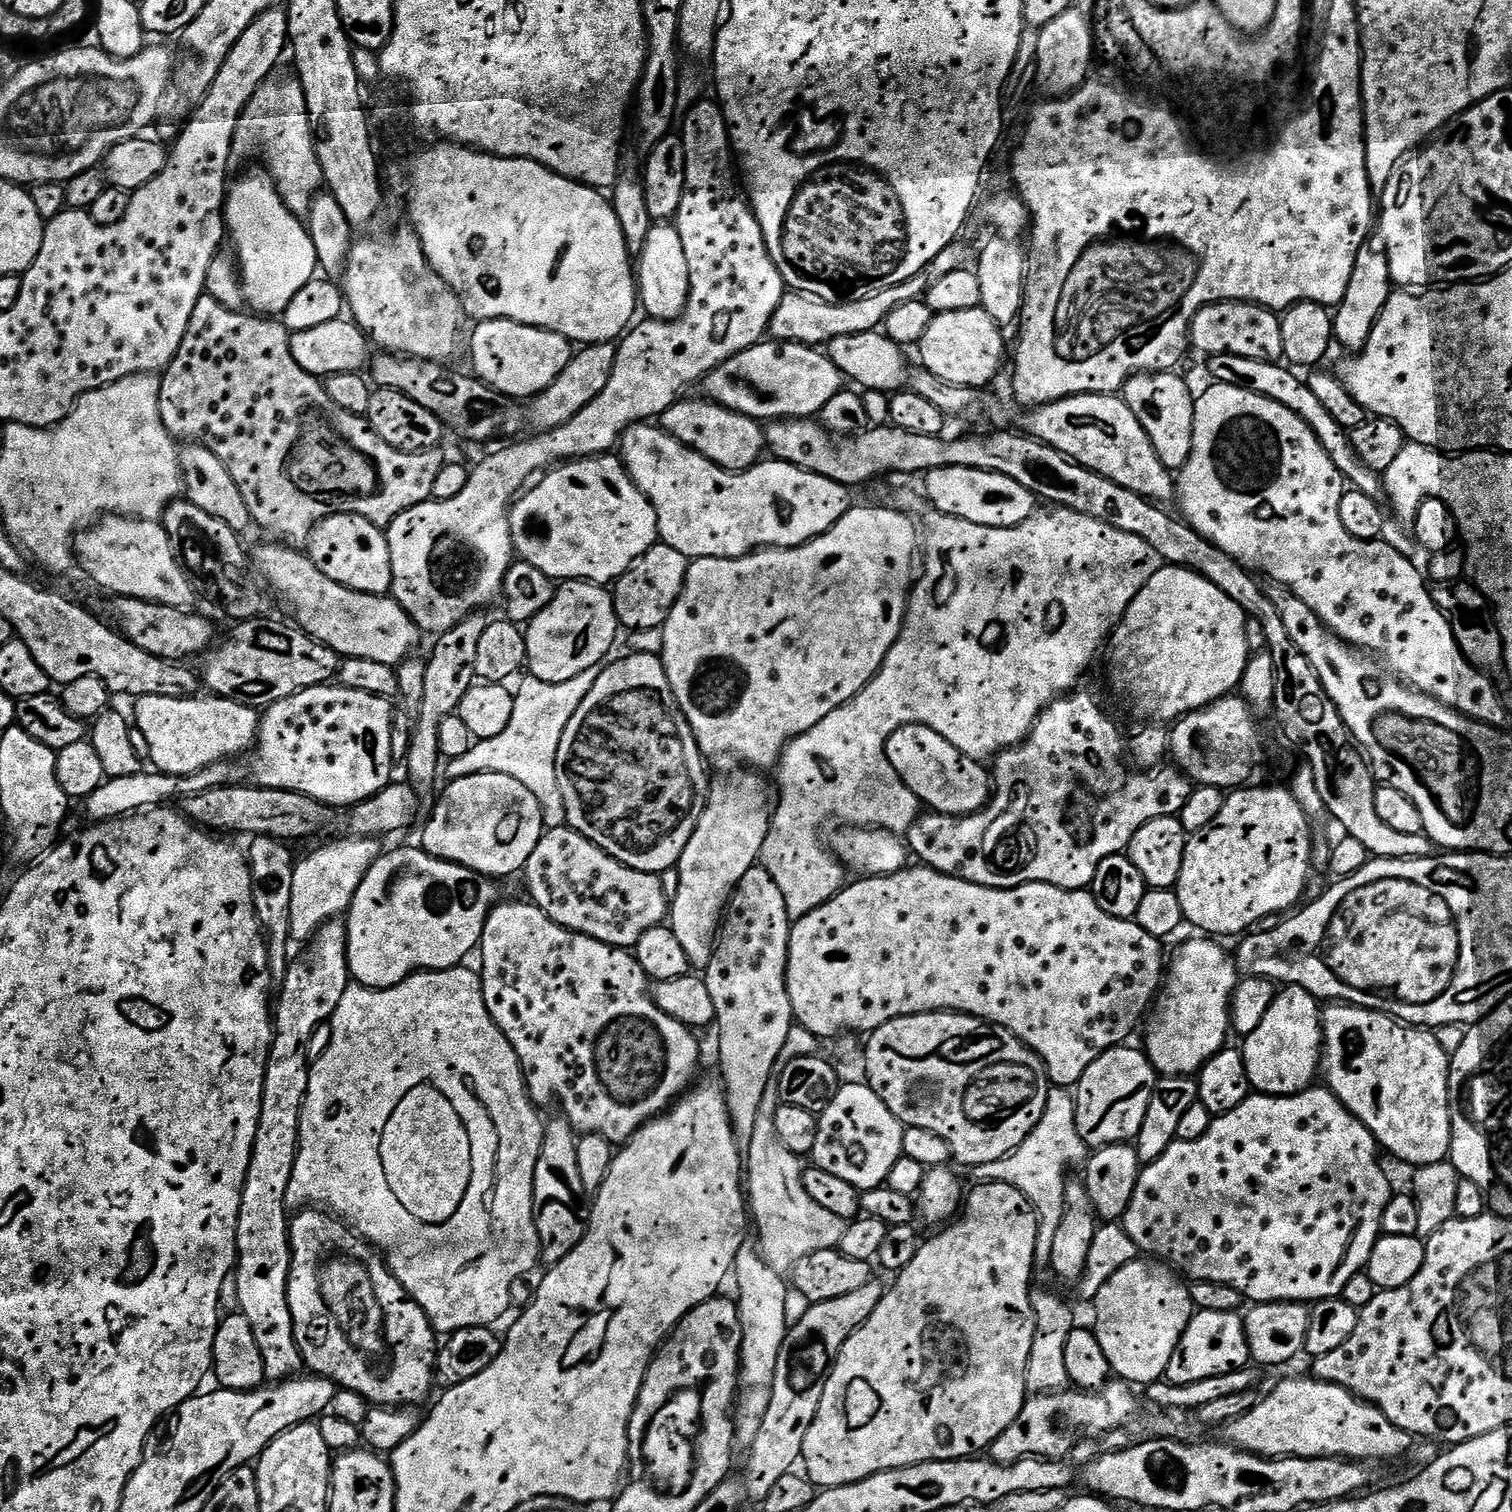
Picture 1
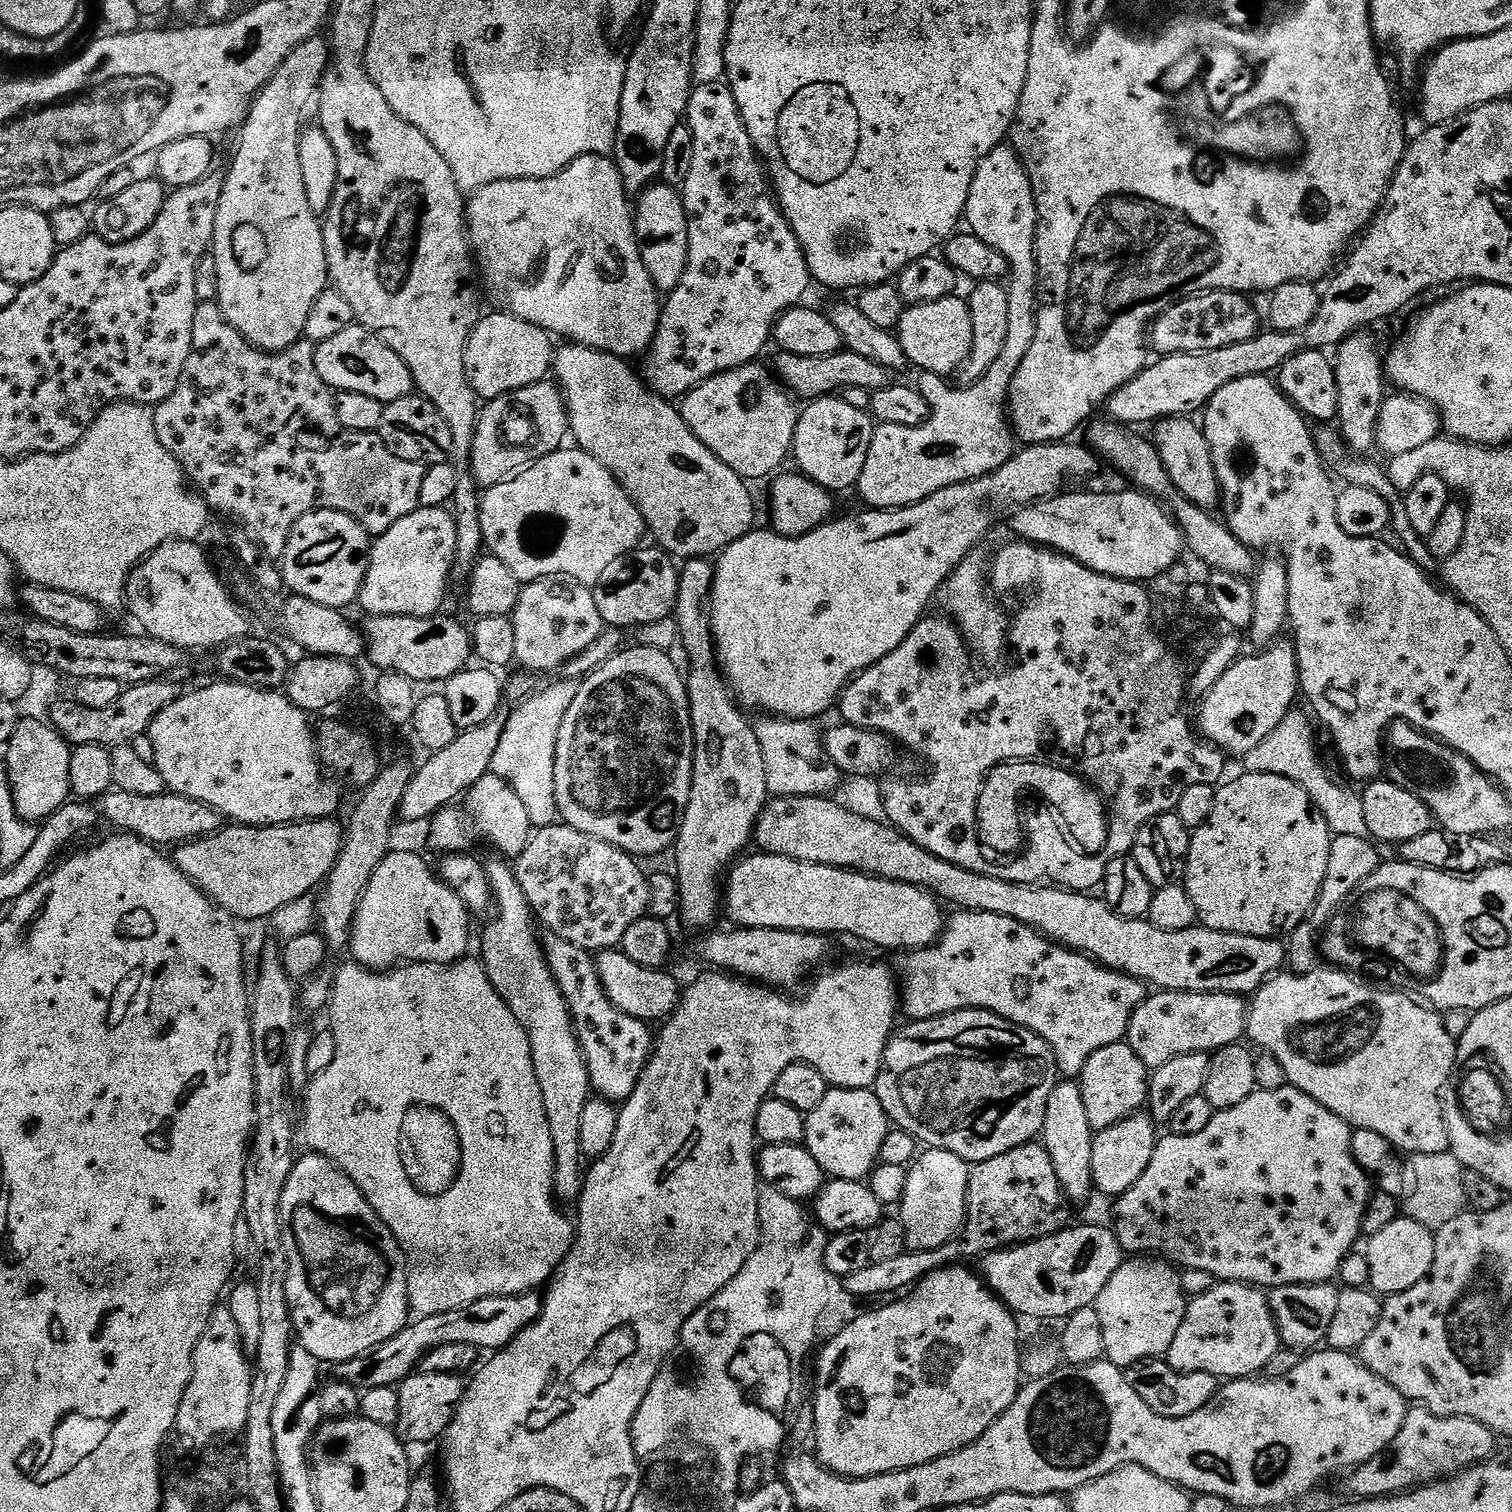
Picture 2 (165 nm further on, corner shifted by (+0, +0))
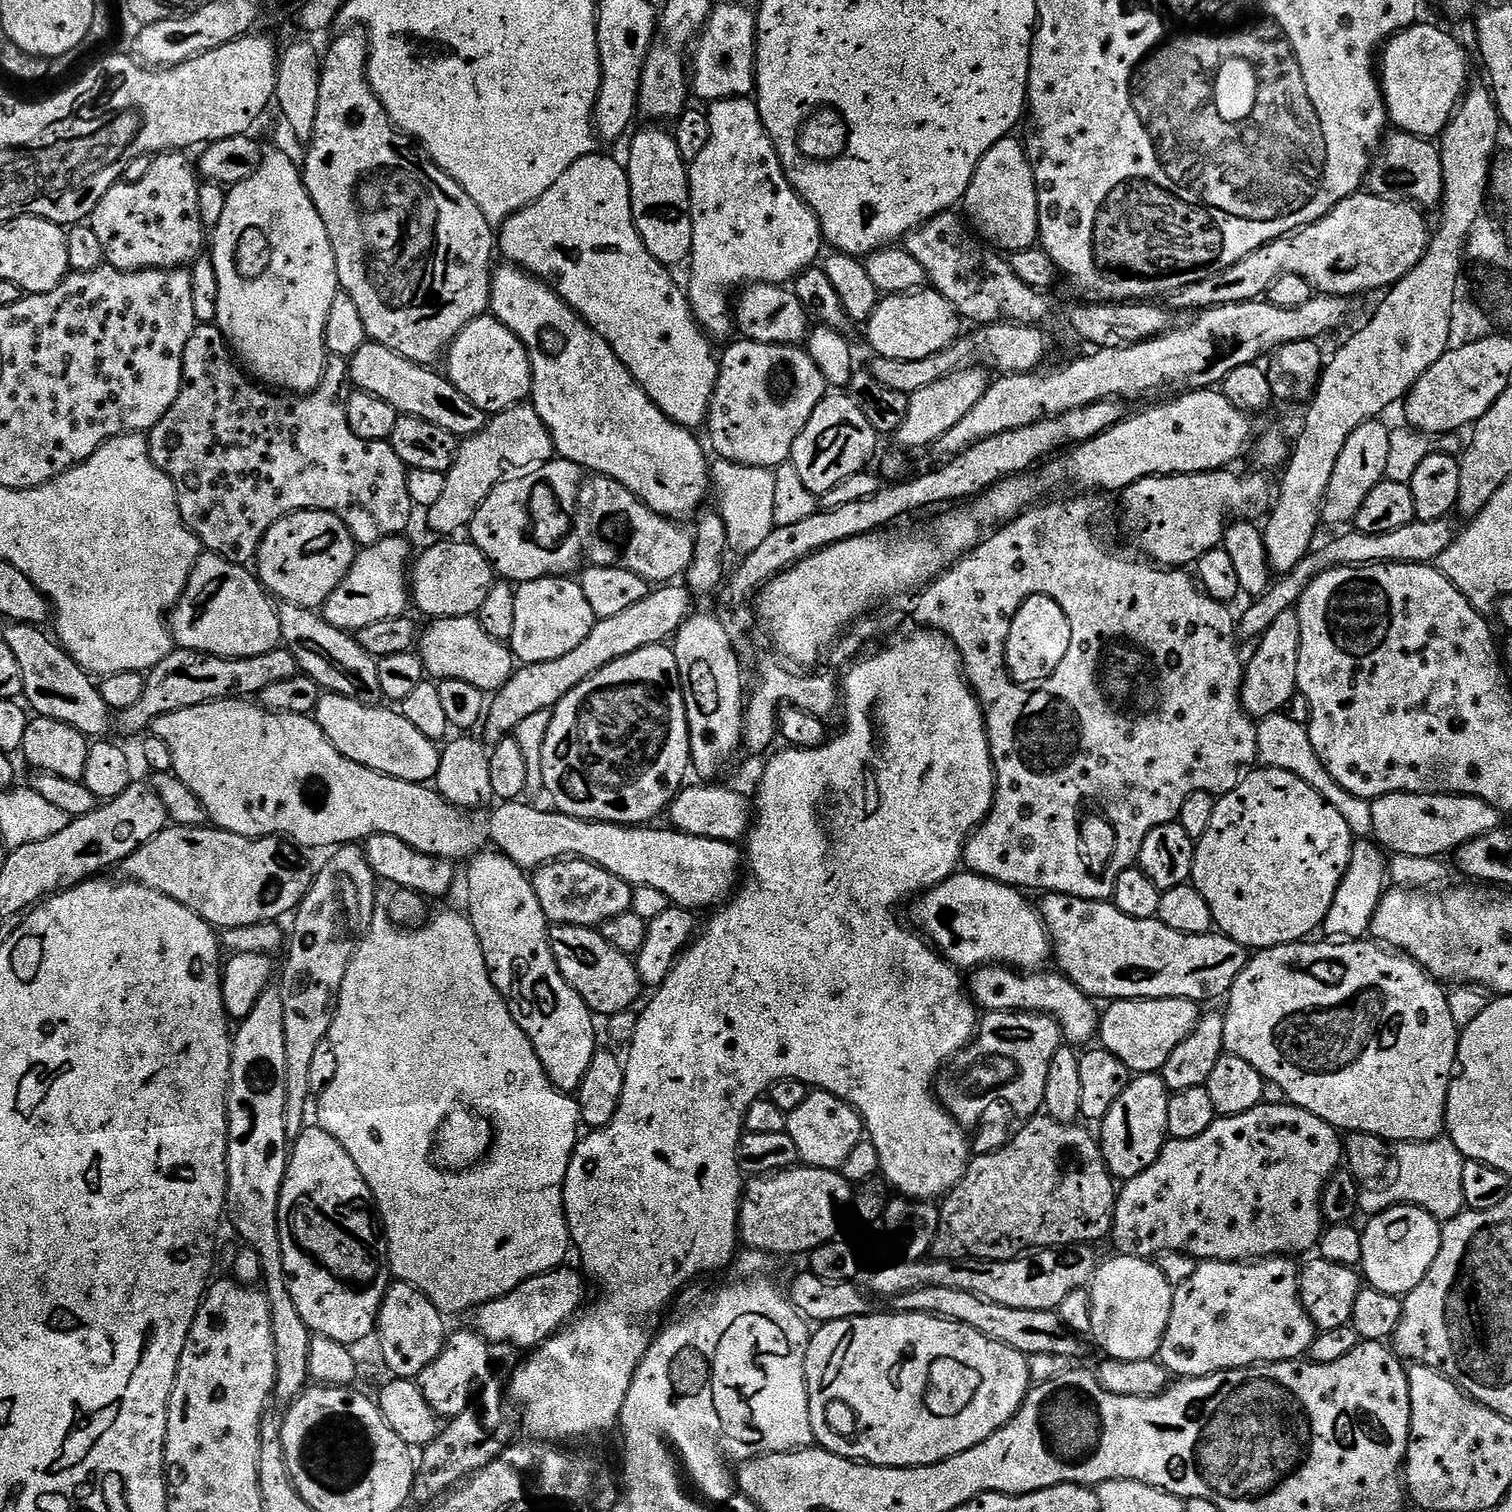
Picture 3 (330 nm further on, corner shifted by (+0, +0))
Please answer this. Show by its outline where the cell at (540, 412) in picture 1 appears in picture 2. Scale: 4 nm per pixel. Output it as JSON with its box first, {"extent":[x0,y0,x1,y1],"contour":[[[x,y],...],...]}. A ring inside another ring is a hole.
{"extent":[472,378,569,489],"contour":[[[545,378],[516,392],[507,392],[497,400],[489,400],[476,417],[472,477],[481,489],[492,488],[500,481],[523,472],[535,460],[557,451],[569,432],[565,393],[551,379]],[[516,408],[520,411],[517,416]],[[516,420],[520,424],[516,424]]]}

